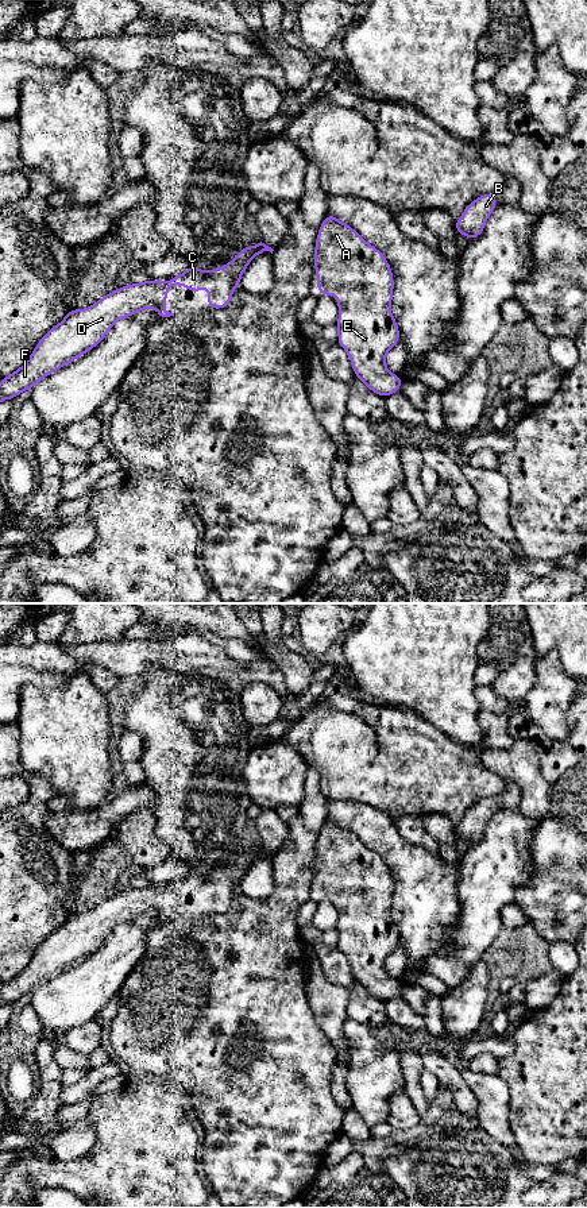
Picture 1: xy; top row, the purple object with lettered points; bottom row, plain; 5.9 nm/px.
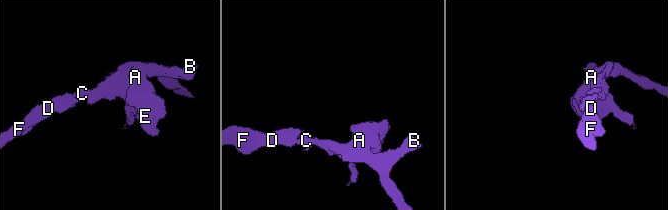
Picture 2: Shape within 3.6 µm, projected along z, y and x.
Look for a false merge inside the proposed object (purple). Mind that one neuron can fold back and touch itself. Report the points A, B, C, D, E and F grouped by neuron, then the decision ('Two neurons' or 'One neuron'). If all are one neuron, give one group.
Groups: A B C D E F. One neuron

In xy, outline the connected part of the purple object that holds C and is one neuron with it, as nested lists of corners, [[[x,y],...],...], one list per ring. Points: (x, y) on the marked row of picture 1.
[[[264,243],[246,246],[233,259],[216,270],[200,270],[189,265],[188,270],[169,281],[131,283],[113,290],[86,309],[69,310],[65,319],[53,327],[35,346],[27,362],[0,382],[0,402],[12,400],[22,391],[32,389],[45,377],[59,370],[103,341],[120,320],[139,310],[154,308],[159,316],[170,317],[165,308],[167,289],[182,285],[189,292],[201,292],[209,286],[208,308],[221,309],[229,305],[233,290],[258,254],[273,248]]]

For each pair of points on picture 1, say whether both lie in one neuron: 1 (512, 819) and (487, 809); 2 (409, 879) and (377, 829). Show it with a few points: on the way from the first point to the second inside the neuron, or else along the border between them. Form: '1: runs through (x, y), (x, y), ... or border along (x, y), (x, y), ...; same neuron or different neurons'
1: border along (517, 807), (498, 810), (478, 840); different neurons
2: runs through (409, 867), (386, 841); same neuron

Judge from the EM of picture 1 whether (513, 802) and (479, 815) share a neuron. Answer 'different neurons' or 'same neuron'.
same neuron

